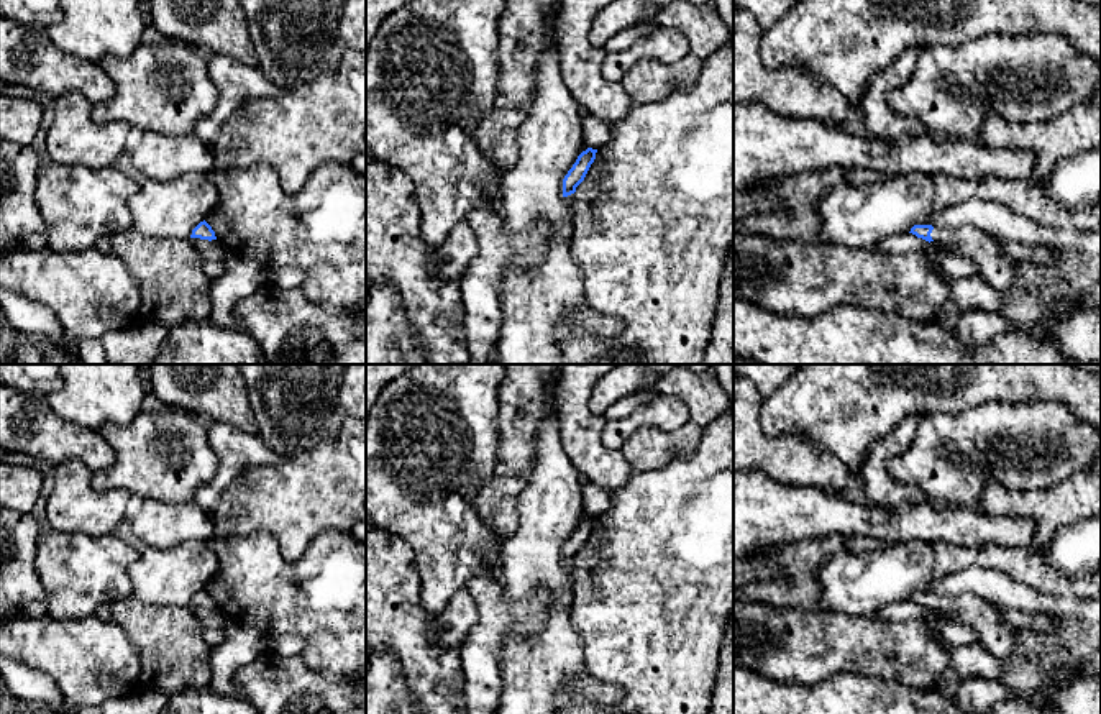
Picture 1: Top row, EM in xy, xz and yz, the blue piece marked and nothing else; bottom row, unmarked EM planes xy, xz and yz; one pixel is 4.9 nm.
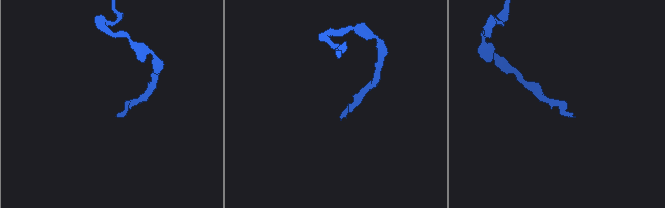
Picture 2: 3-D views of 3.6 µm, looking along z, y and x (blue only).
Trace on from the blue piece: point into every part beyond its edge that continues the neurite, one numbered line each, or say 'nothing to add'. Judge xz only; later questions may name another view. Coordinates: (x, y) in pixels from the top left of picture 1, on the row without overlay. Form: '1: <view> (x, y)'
1: xz (566, 599)

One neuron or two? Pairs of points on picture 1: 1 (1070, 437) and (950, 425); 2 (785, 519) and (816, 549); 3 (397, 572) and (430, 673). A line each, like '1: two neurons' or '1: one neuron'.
1: one neuron
2: two neurons
3: one neuron

